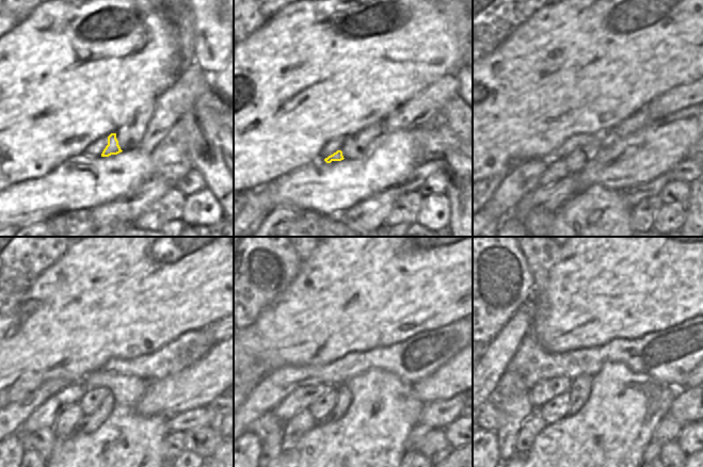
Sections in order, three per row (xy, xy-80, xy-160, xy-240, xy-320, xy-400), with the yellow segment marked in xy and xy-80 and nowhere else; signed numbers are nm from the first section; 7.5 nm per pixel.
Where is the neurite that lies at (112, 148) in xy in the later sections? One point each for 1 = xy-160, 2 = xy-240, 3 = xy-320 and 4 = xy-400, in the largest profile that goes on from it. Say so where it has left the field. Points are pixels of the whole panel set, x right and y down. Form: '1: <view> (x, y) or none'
1: xy-160 (557, 170)
2: xy-240 (68, 420)
3: xy-320 (303, 421)
4: xy-400 (532, 425)

